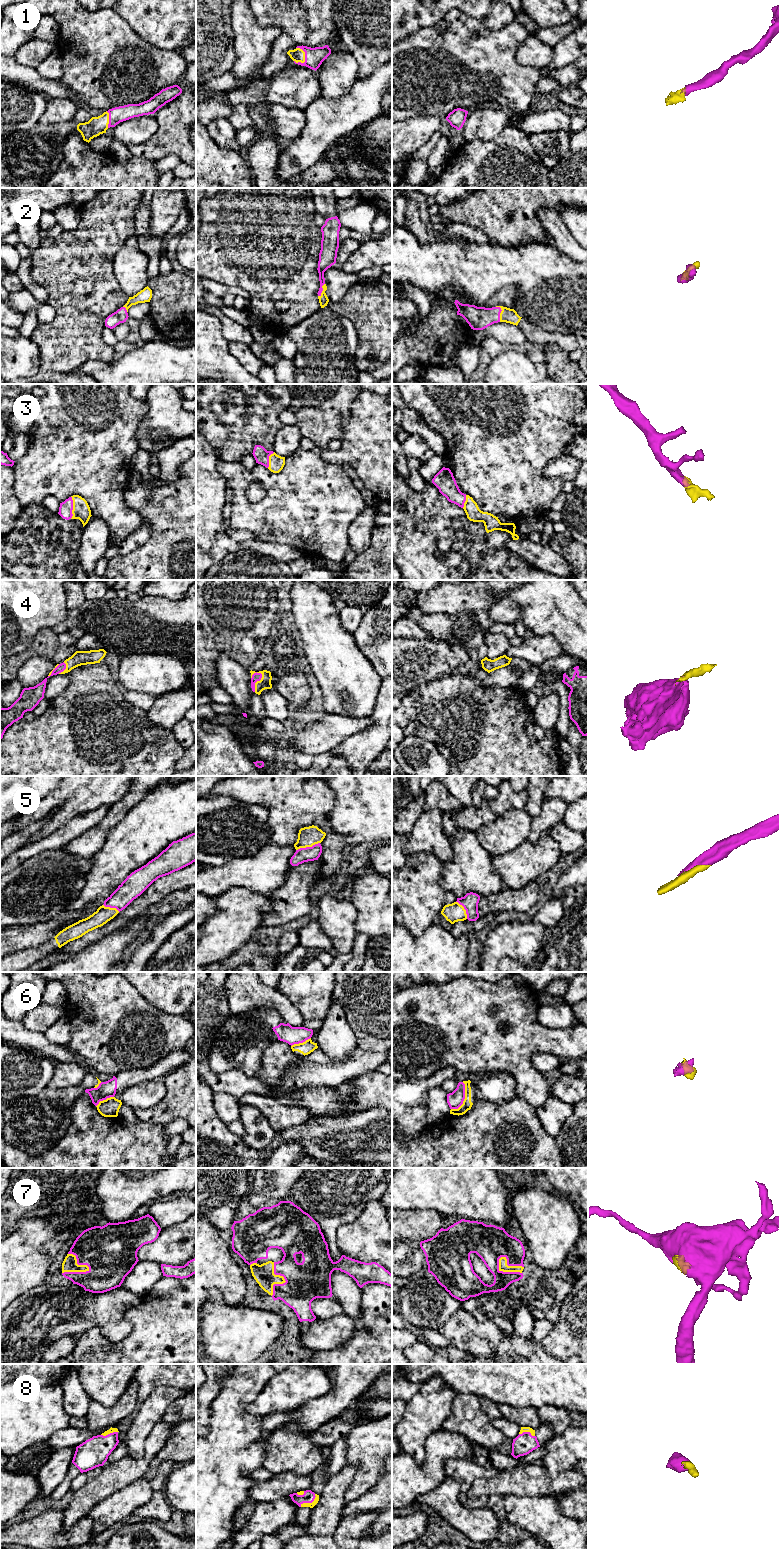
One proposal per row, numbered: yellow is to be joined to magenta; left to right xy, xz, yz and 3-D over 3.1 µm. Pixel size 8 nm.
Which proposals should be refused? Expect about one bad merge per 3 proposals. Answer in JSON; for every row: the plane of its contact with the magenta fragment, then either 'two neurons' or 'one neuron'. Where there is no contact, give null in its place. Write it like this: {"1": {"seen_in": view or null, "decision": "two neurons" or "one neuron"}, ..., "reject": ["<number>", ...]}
{"1": {"seen_in": "xz", "decision": "one neuron"}, "2": {"seen_in": "yz", "decision": "one neuron"}, "3": {"seen_in": "xy", "decision": "one neuron"}, "4": {"seen_in": "xz", "decision": "one neuron"}, "5": {"seen_in": "xz", "decision": "one neuron"}, "6": {"seen_in": "yz", "decision": "two neurons"}, "7": {"seen_in": "yz", "decision": "one neuron"}, "8": {"seen_in": "xz", "decision": "one neuron"}, "reject": ["6"]}

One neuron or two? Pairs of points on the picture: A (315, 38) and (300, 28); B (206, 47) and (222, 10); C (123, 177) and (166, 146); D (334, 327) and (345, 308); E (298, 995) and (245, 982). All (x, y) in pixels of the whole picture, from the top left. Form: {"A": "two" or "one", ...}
{"A": "two", "B": "one", "C": "two", "D": "two", "E": "two"}

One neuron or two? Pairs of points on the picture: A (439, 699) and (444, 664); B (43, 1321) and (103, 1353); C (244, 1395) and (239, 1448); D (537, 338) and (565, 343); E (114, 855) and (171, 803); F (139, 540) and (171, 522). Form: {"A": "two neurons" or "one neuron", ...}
{"A": "two neurons", "B": "two neurons", "C": "one neuron", "D": "one neuron", "E": "one neuron", "F": "two neurons"}

